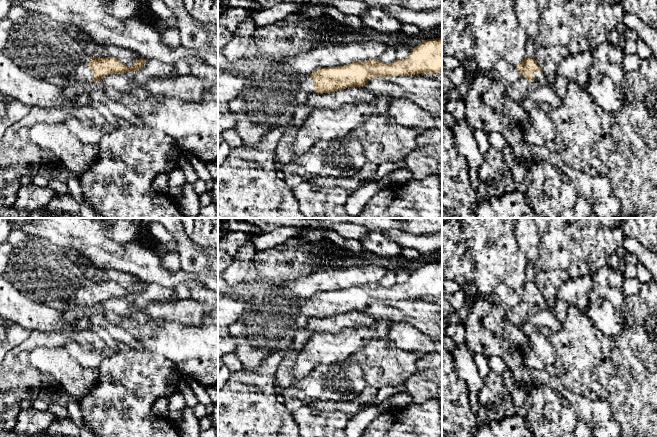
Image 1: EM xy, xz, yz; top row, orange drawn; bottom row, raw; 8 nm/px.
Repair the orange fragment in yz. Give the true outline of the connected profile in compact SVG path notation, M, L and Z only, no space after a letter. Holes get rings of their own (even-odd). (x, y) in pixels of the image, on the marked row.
M525 57L522 62L516 65L516 68L521 77L527 78L530 82L536 82L538 85L545 85L547 82L534 57Z

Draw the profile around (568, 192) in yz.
M564 181L560 188L561 204L564 207L574 209L579 196L576 187L570 181Z

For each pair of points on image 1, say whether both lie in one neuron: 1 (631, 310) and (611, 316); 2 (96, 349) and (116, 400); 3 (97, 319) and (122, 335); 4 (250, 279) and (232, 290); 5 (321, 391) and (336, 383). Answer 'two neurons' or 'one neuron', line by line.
1: two neurons
2: two neurons
3: one neuron
4: one neuron
5: one neuron

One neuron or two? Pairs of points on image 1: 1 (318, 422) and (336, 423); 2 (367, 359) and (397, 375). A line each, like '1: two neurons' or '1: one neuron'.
1: one neuron
2: one neuron

